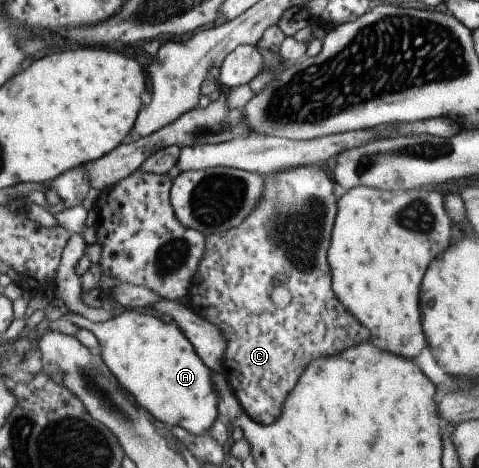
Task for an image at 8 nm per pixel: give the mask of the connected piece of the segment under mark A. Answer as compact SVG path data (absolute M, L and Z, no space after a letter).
M131 309L123 311L122 313L119 313L118 315L111 317L111 319L107 319L103 322L90 322L86 318L83 318L83 316L74 314L70 311L65 314L65 317L76 326L79 326L83 329L88 329L93 333L98 343L98 355L101 358L101 361L105 364L105 367L107 367L107 369L112 373L112 376L115 377L115 379L118 381L118 384L124 389L124 391L131 395L132 399L135 400L135 403L140 405L145 412L149 413L149 415L152 415L157 421L164 423L165 426L176 426L183 428L190 434L203 434L206 433L210 425L217 420L218 411L216 407L216 393L211 385L210 369L207 369L207 367L205 367L205 365L199 361L199 357L193 353L193 347L189 345L189 341L187 341L187 339L181 335L181 330L173 322L171 322L169 325L166 325L161 323L161 320L157 316L152 315L148 311L133 311Z

